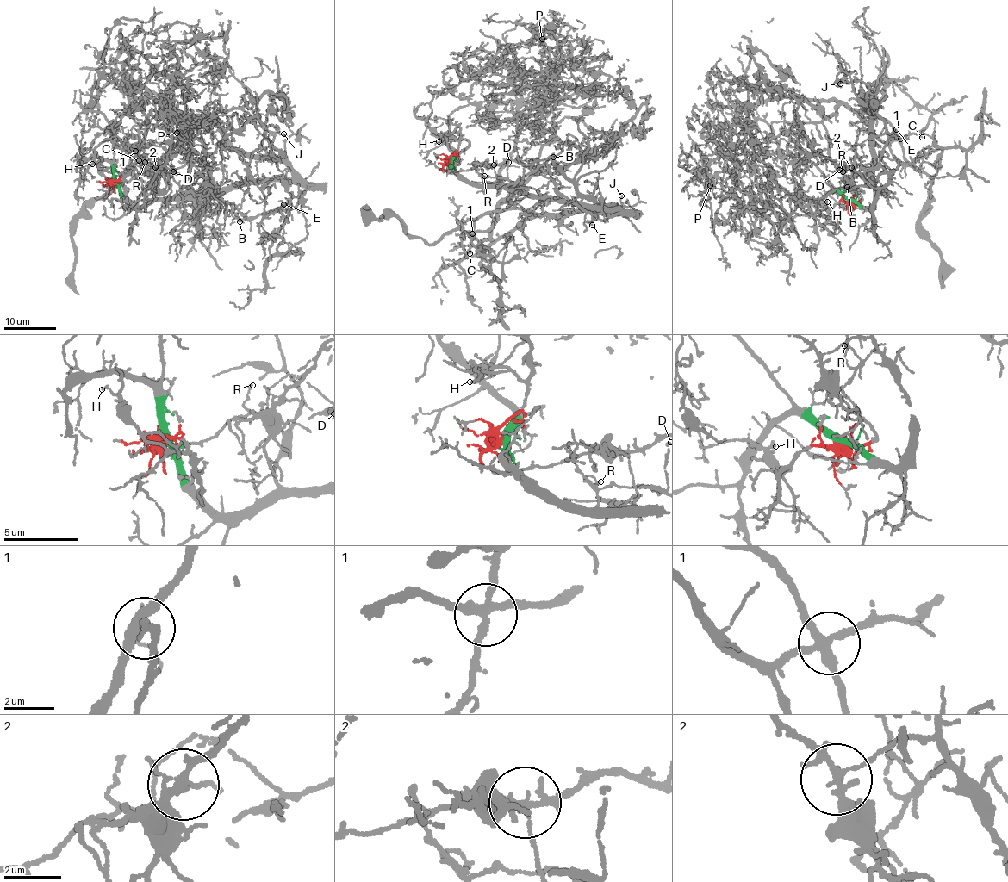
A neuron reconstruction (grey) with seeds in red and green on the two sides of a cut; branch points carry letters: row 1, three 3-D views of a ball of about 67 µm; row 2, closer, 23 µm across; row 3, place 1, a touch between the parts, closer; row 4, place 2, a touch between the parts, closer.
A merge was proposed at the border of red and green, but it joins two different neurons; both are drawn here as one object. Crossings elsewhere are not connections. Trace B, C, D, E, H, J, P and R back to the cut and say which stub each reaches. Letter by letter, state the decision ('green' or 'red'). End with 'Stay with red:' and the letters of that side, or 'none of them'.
B: green
C: green
D: red
E: green
H: red
J: green
P: red
R: red
Stay with red: D, H, P, R

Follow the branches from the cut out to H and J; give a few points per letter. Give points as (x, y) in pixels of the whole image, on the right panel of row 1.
H: (849, 200), (836, 204), (828, 213), (827, 201)
J: (849, 200), (868, 208), (875, 189), (868, 176), (873, 158), (869, 107), (849, 83), (840, 83)

